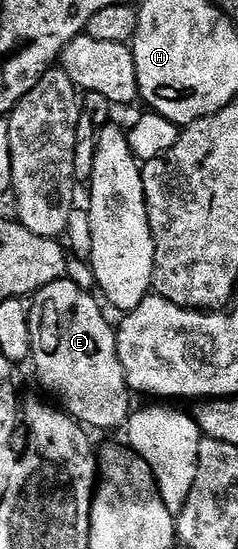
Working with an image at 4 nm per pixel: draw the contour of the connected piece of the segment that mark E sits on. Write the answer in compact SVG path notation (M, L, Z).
M69 277L48 284L33 295L30 306L30 358L38 369L38 378L50 394L59 398L61 409L83 427L95 426L98 430L114 430L125 427L131 413L132 391L126 385L126 373L118 355L118 336L115 327L98 307L99 299L81 290Z

